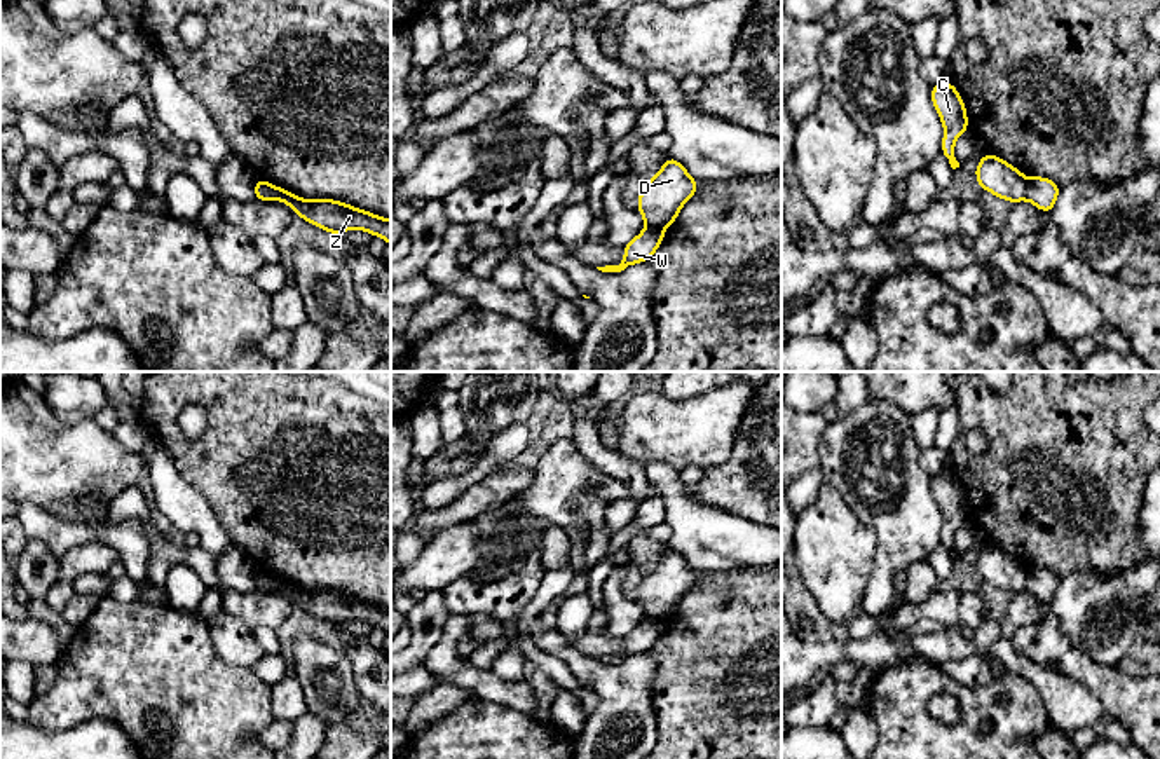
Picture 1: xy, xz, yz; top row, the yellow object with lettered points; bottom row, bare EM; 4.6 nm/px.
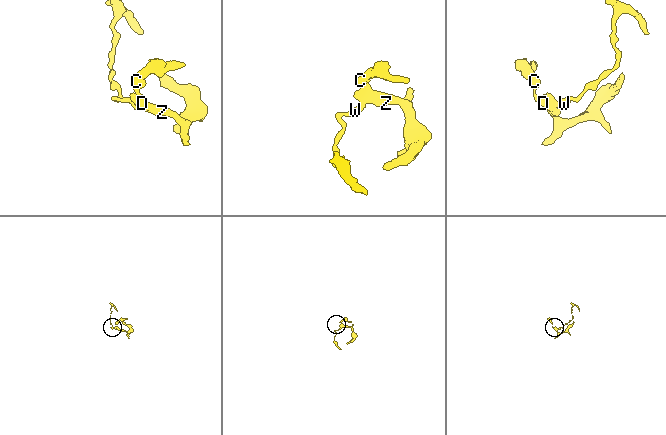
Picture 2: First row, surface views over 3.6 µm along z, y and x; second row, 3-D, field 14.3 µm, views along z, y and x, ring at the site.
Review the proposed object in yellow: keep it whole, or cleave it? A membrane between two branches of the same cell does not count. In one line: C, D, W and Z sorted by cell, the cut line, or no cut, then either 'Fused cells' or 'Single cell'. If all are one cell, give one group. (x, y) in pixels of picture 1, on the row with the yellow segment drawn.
Groups: C D Z / W. Split along xy (259, 178), (269, 199). Fused cells

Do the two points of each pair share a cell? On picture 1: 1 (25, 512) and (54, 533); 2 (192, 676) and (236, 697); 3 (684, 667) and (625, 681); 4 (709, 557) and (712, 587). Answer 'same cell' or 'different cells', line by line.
1: same cell
2: same cell
3: different cells
4: different cells

